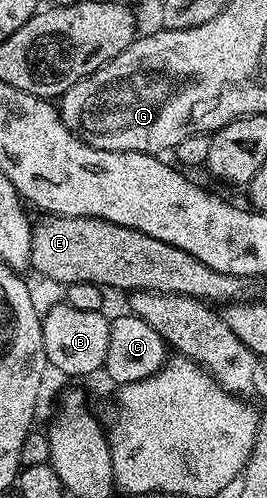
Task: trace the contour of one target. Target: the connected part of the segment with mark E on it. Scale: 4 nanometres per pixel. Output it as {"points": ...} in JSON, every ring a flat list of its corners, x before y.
{"points":[[47,215,32,226,33,253,31,267,39,270,47,279,66,285,69,283,98,283,104,289,116,287,119,291,156,291,162,295,188,295,201,299,208,305,238,304,244,297,244,280,235,275,217,273,217,269,209,269,209,265,201,265,197,257,189,257,185,249,177,249,177,245,165,245,165,241,157,241,157,237,149,237,145,233,137,233,137,229,129,229,125,225,113,225,113,221,105,221,97,217,65,217,64,215]]}

